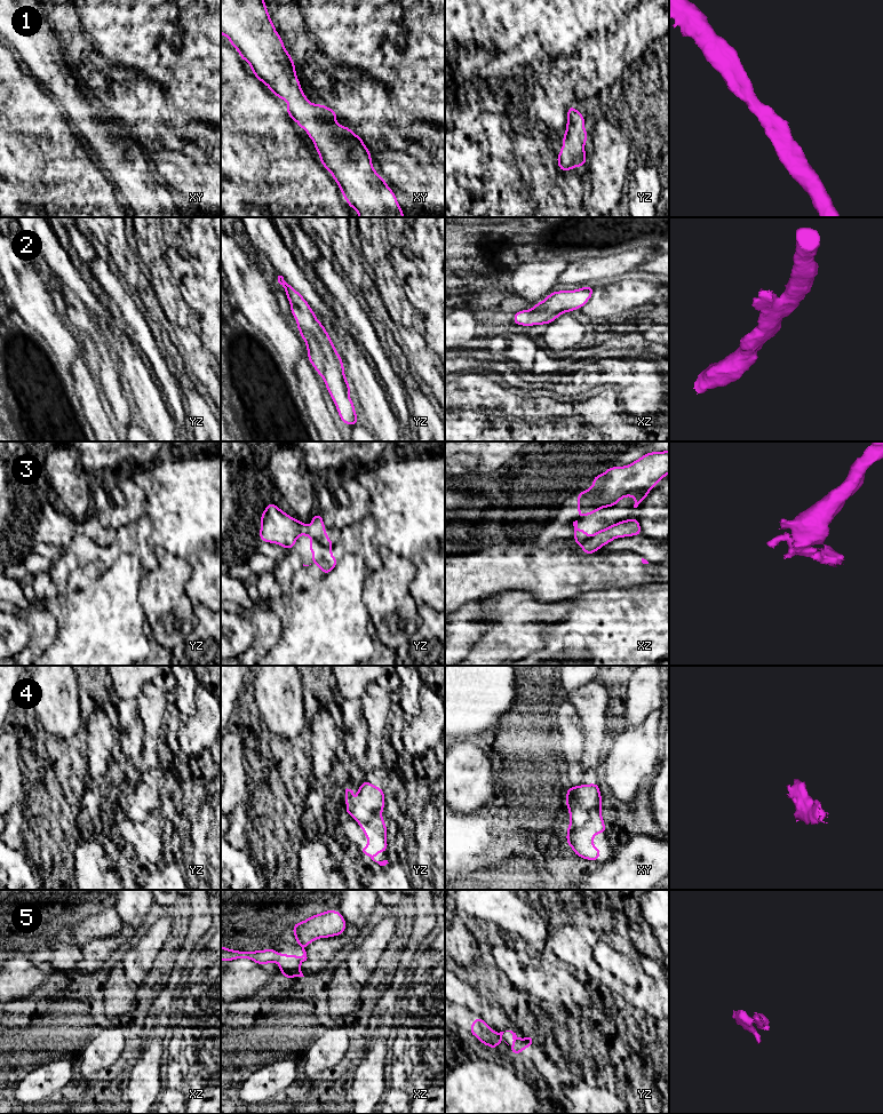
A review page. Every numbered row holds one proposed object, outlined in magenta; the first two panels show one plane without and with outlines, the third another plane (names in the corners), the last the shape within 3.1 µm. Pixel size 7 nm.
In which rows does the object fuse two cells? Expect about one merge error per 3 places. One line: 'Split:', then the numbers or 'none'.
Split: 3, 4, 5

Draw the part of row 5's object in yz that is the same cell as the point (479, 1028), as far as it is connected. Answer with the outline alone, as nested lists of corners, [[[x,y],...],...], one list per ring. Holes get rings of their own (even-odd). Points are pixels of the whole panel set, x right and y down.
[[[480,1017],[471,1024],[470,1034],[476,1036],[482,1044],[488,1045],[493,1050],[502,1042],[499,1033],[493,1031]]]

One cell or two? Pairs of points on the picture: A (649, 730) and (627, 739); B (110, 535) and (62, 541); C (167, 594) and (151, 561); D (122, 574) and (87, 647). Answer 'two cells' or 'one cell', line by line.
A: one cell
B: one cell
C: two cells
D: one cell

